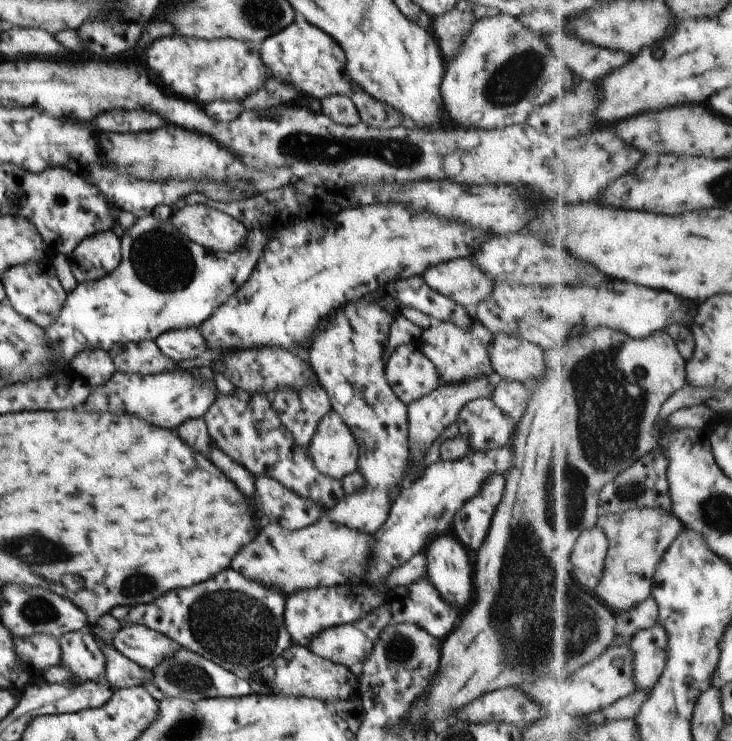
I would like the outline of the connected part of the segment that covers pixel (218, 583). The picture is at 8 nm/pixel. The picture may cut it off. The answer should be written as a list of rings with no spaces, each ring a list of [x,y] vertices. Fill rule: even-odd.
[[[228,568],[198,586],[168,592],[168,594],[160,596],[158,600],[154,600],[152,604],[114,607],[109,613],[124,626],[131,624],[151,628],[168,636],[170,640],[176,641],[186,650],[191,650],[212,660],[213,663],[223,666],[242,680],[250,681],[252,674],[260,672],[262,668],[272,664],[277,656],[284,654],[284,650],[293,644],[292,636],[288,634],[288,628],[284,624],[286,599],[286,594],[280,592],[278,588],[270,588],[260,582],[246,580],[242,574]]]

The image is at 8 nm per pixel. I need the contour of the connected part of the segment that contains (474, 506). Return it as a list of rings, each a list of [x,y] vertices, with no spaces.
[[[500,473],[488,476],[488,480],[484,480],[480,492],[464,504],[462,512],[466,514],[466,520],[460,530],[456,528],[456,536],[460,538],[461,544],[465,547],[480,550],[480,546],[484,544],[488,530],[490,530],[492,516],[502,500],[505,482],[505,475]]]

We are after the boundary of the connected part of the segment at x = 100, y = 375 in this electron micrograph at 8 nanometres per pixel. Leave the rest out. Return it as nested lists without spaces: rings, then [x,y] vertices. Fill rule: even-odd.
[[[100,348],[78,352],[72,368],[90,387],[104,384],[117,371],[109,351]]]

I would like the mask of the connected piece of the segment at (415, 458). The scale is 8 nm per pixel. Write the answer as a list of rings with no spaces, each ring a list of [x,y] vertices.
[[[496,375],[488,378],[472,378],[460,384],[441,384],[432,394],[422,395],[420,400],[407,404],[409,420],[409,462],[408,466],[419,466],[419,462],[426,456],[434,441],[439,440],[448,426],[456,423],[460,410],[472,399],[490,397],[497,382]]]

